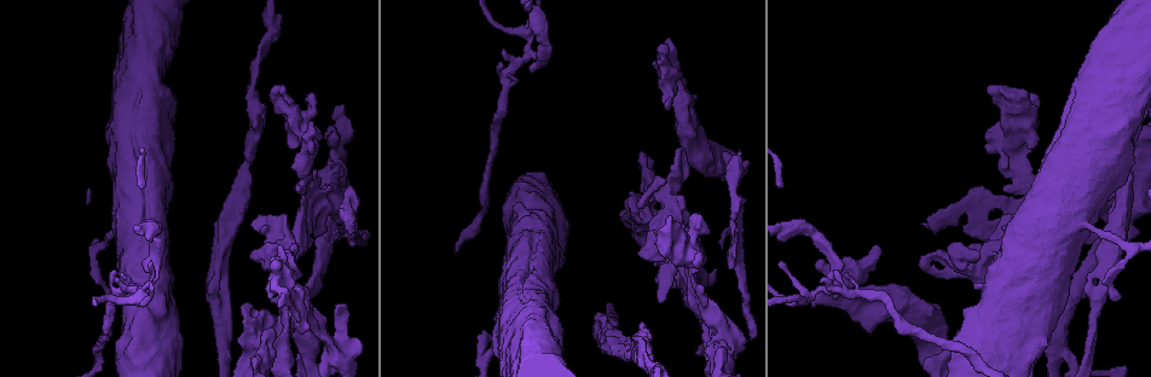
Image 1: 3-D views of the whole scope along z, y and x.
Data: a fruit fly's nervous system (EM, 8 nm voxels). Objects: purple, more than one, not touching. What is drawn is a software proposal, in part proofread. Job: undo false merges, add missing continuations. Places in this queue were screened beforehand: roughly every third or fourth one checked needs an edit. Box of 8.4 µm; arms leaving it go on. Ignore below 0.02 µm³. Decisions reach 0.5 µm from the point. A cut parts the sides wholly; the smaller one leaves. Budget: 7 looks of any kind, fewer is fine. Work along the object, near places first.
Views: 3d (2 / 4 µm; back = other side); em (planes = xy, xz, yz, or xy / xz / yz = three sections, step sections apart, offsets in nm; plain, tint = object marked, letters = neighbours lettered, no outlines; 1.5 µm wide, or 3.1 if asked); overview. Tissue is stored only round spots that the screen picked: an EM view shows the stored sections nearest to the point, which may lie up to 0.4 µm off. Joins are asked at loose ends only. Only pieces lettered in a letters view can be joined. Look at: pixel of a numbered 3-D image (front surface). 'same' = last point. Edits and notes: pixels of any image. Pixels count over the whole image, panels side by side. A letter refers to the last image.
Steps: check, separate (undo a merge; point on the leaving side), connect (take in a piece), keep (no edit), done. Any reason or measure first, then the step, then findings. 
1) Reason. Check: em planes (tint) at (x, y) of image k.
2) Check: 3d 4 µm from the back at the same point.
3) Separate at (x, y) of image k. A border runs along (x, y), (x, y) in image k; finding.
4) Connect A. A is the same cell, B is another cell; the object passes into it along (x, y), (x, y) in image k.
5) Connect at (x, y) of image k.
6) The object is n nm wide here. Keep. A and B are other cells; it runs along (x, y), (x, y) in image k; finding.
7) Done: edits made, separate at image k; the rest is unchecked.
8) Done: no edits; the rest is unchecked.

Three arms meet. Check: 3d 4 µm at (676, 62) of image 1.

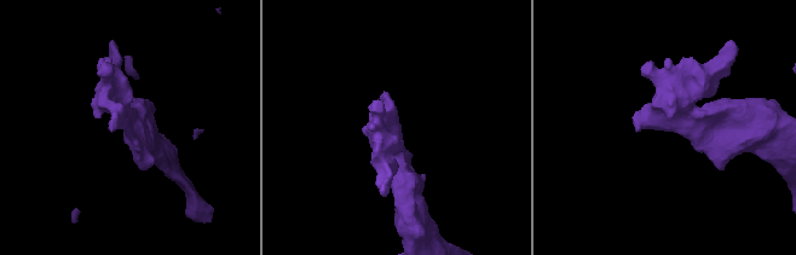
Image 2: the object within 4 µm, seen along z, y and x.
3 arms meet here; the arms are 260, 280, 360 nm wide. Check: em planes (letters) at (668, 126) of image 2.

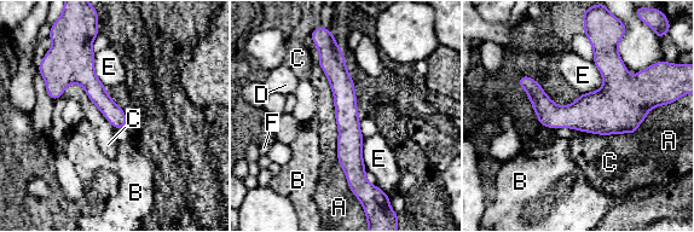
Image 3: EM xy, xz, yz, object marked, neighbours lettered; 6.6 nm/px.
The longest contact is with C, 700 nm. Keep. A, B, C, D, E and F are other cells; none of them fits.

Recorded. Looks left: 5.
Check: em planes (letters) at (831, 276) of image 1.

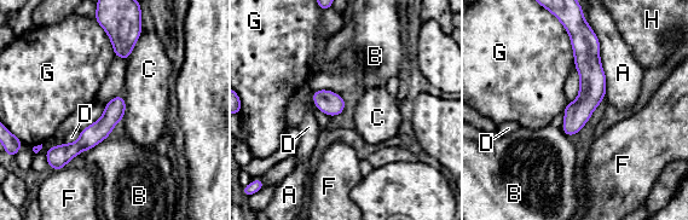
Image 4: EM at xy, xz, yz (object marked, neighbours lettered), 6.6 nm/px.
Keep. A, B, C, D, F, G and H are other cells; a border runs along (142, 33), (127, 61) in image 4; all the same cell.

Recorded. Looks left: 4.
Branch stops here. Check: em planes (plain) at (641, 252) of image 1.

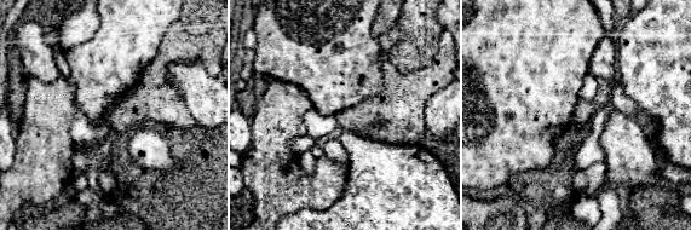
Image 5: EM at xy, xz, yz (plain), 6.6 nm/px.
Check: em planes (letters) at the same point.

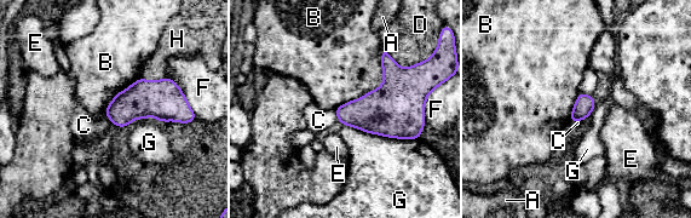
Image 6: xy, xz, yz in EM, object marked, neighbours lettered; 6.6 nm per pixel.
The longest contact is with B, 550 nm. Keep. A, B, C, D, E, F, G and H are other cells; a border runs along (387, 50), (383, 82), (334, 109) in image 6; none of them fits.

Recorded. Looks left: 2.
Done: no edits; the rest is unchecked.

